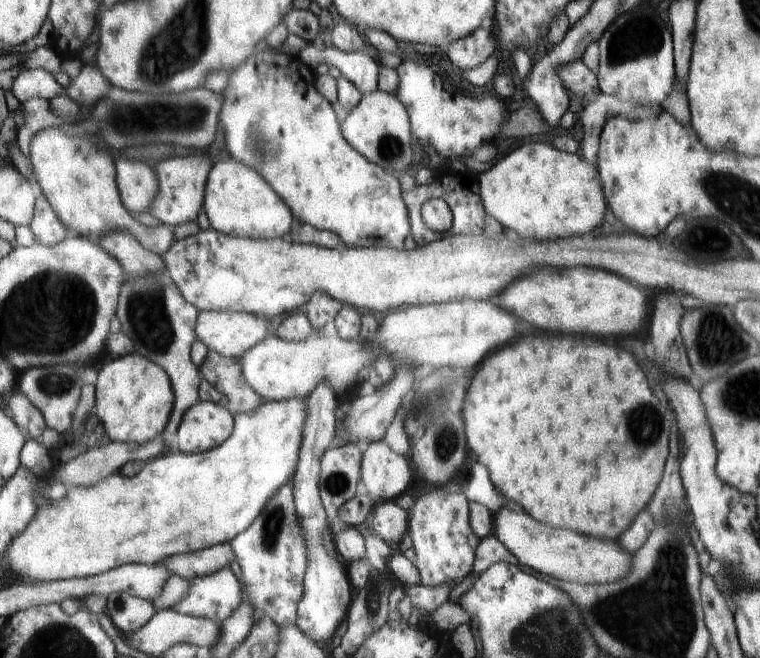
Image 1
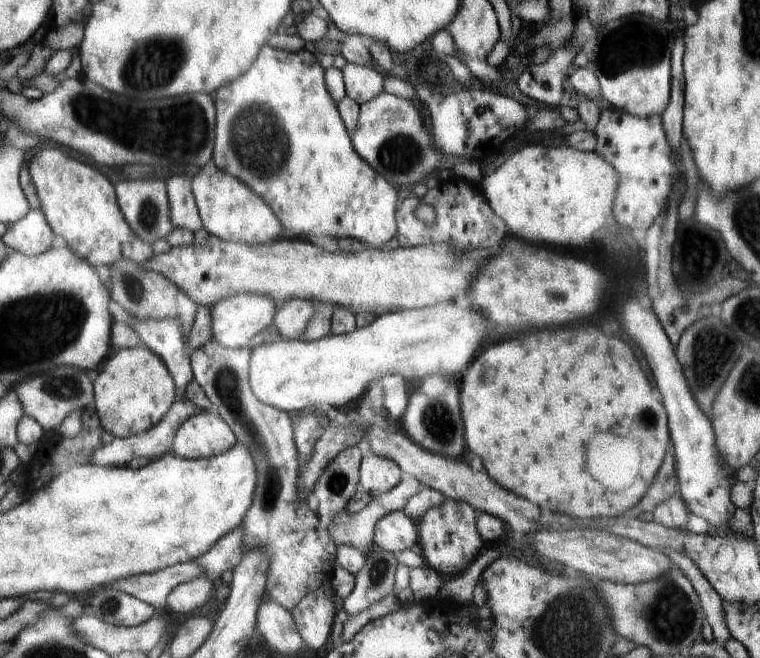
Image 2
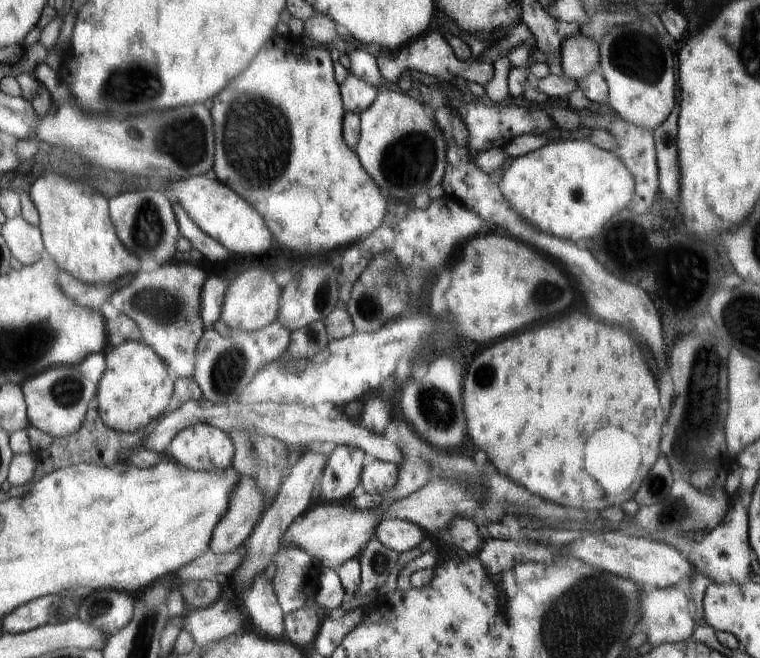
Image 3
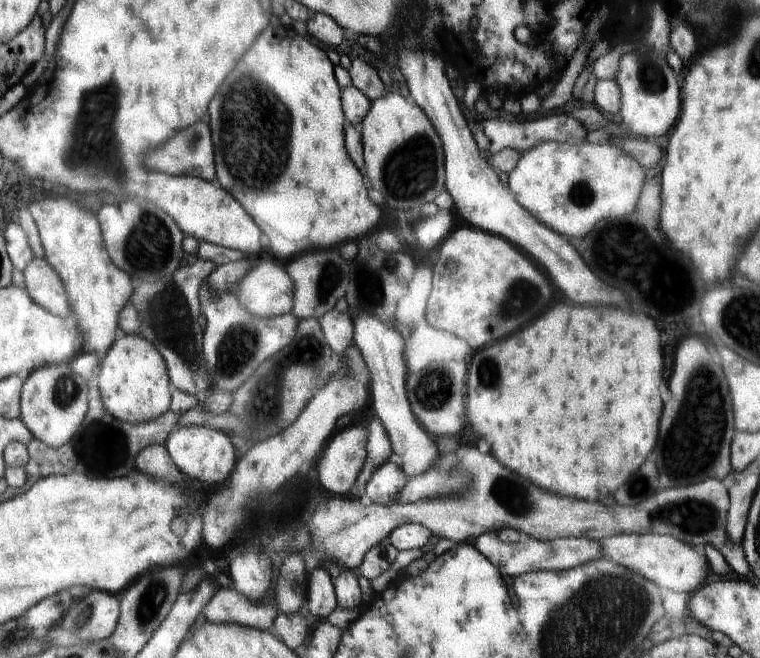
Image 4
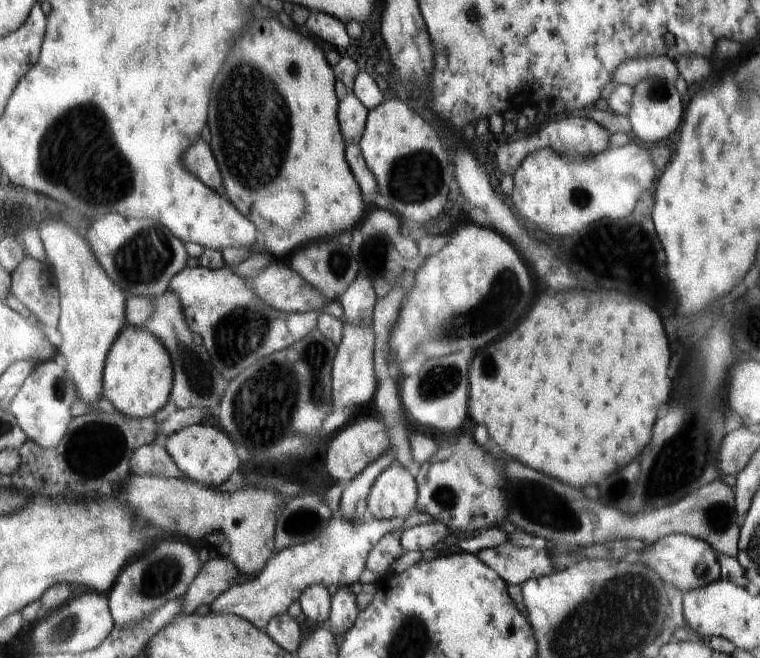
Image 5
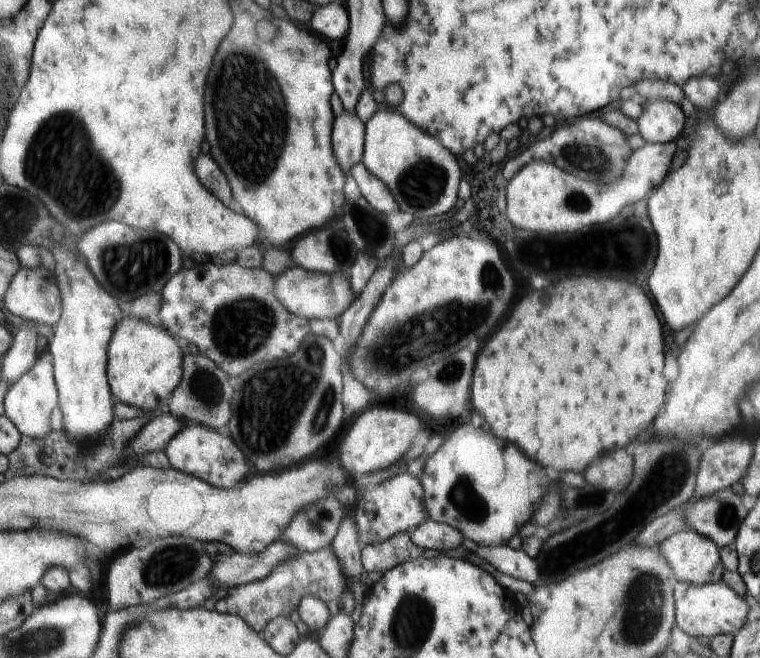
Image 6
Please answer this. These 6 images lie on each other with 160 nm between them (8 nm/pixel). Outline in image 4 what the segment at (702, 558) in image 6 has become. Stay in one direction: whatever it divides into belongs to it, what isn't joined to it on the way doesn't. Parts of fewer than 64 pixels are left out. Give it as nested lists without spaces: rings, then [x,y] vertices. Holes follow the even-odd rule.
[[[621,534],[600,540],[603,544],[604,558],[613,560],[628,570],[640,573],[648,580],[654,581],[660,588],[670,591],[695,593],[700,590],[702,582],[708,576],[708,568],[700,566],[700,556],[694,546],[686,541],[668,535]]]

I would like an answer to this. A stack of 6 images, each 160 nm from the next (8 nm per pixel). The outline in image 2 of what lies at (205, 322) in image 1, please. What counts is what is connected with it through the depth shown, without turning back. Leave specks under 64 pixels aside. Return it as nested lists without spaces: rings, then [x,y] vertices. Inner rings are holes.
[[[259,292],[238,293],[228,299],[222,299],[211,307],[213,338],[228,348],[248,347],[254,334],[272,324],[274,312],[274,299]]]

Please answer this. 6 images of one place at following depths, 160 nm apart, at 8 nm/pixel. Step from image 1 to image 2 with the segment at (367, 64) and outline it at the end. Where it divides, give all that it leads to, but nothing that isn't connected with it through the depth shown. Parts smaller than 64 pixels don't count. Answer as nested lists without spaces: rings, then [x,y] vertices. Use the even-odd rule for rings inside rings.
[[[347,62],[341,71],[346,94],[359,105],[368,103],[383,93],[384,78],[375,67],[356,66]]]

